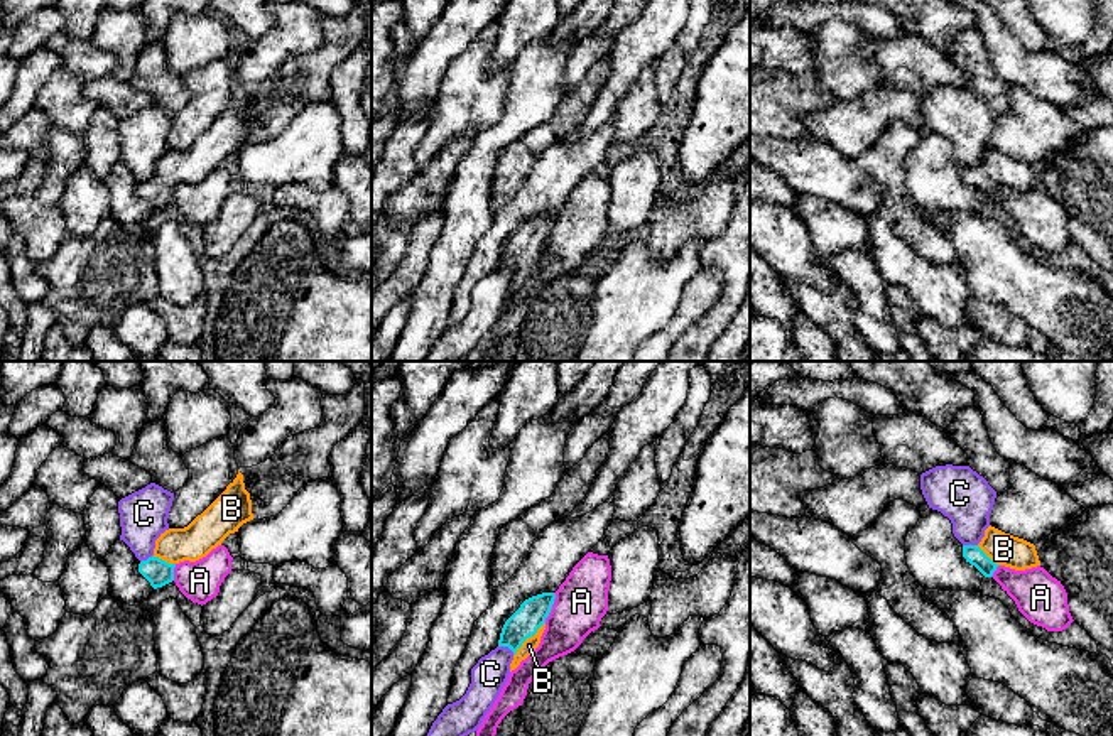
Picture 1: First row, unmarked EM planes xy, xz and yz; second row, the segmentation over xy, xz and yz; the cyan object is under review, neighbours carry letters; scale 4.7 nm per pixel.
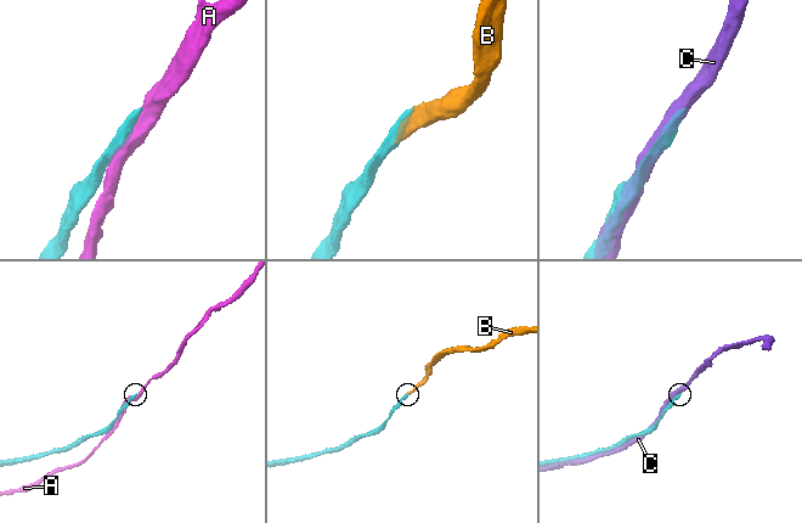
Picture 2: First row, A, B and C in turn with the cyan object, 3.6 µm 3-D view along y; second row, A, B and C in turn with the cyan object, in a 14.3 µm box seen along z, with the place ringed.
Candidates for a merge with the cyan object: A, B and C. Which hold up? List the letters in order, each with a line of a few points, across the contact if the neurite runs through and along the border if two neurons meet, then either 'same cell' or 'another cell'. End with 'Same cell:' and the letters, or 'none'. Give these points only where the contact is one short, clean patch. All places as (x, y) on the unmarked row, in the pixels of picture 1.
A: another cell
B: same cell
C: another cell
Same cell: B

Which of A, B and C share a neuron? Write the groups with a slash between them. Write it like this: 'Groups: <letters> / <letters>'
Groups: A / B / C

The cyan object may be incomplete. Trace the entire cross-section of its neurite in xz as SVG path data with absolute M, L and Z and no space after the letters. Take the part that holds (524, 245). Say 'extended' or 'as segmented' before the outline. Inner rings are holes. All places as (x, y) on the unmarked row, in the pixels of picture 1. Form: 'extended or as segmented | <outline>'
extended | M554 214L532 218L505 243L498 268L508 268L513 273L510 294L539 268L554 221Z

